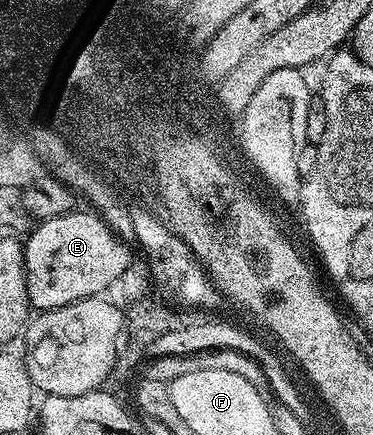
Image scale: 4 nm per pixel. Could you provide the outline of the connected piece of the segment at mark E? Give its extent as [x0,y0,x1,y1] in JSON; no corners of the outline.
[24,209,129,312]

